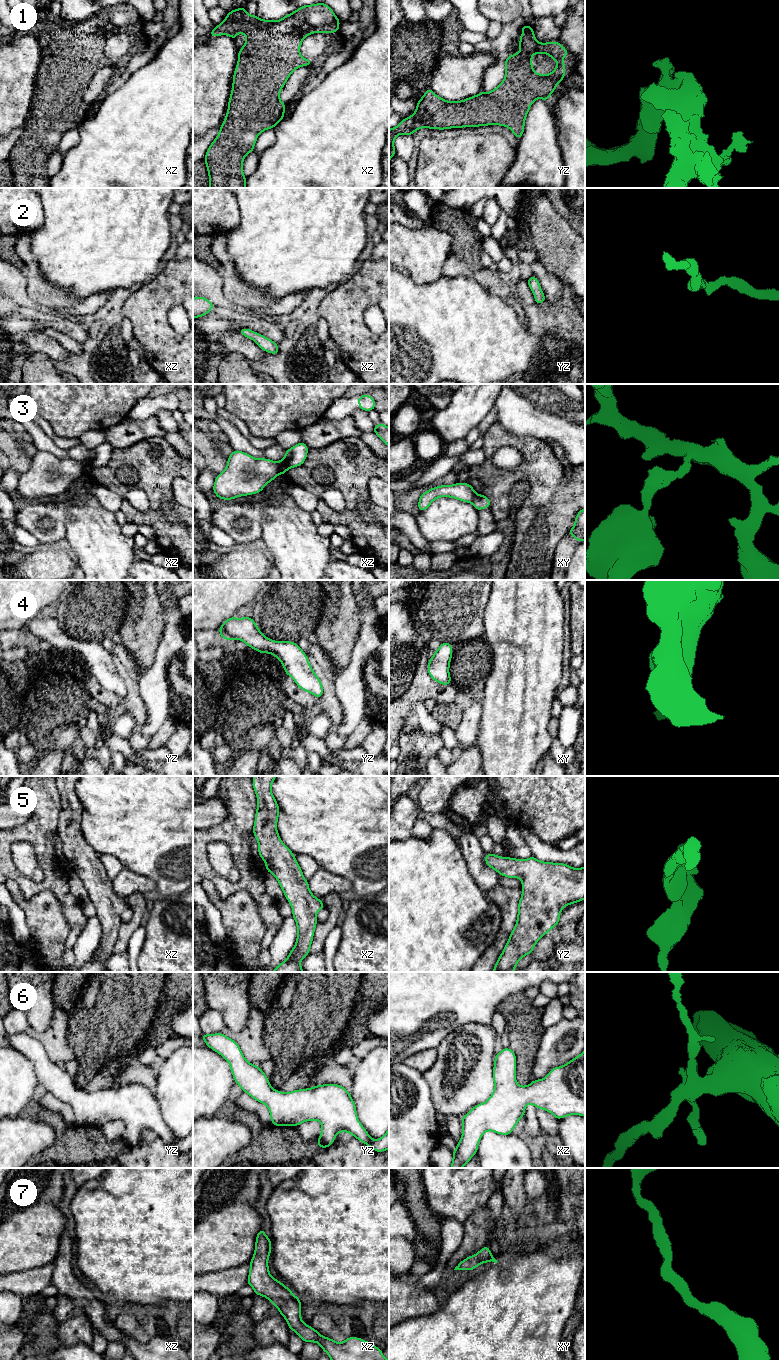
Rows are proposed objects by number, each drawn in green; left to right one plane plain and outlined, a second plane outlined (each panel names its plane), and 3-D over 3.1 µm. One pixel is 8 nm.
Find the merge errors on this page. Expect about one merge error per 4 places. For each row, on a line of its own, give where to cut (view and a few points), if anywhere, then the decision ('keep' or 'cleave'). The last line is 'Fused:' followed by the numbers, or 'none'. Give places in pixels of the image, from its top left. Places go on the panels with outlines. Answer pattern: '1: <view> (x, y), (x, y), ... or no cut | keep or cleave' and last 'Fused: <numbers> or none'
1: no cut | keep
2: no cut | keep
3: xz (276, 462), (279, 473) | cleave
4: no cut | keep
5: no cut | keep
6: no cut | keep
7: no cut | keep
Fused: 3

